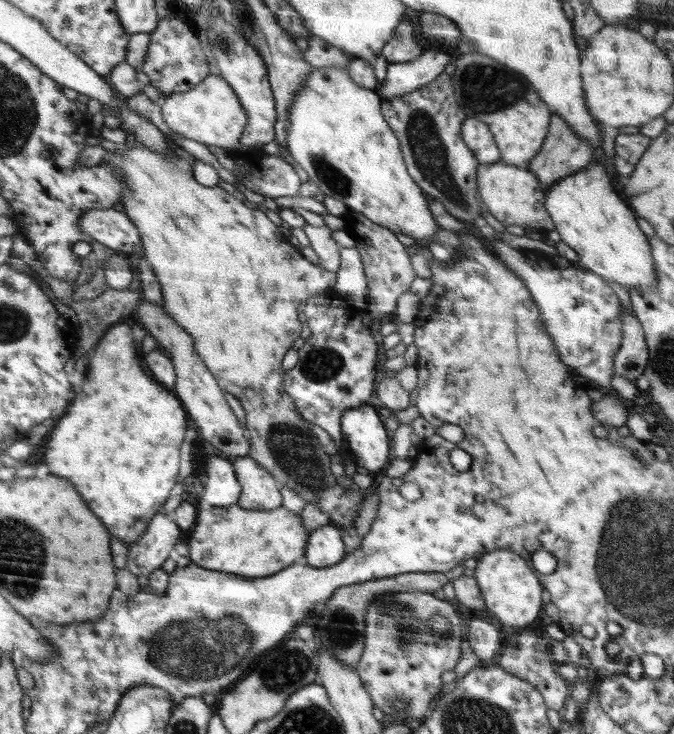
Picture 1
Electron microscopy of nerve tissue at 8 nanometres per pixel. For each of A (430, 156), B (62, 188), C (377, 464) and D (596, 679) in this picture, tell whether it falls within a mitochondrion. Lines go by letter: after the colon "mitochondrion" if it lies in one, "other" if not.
A: mitochondrion
B: other
C: other
D: other

